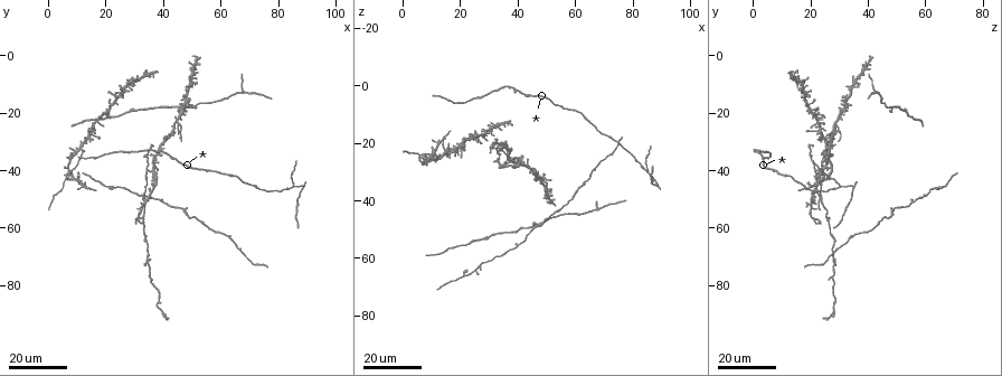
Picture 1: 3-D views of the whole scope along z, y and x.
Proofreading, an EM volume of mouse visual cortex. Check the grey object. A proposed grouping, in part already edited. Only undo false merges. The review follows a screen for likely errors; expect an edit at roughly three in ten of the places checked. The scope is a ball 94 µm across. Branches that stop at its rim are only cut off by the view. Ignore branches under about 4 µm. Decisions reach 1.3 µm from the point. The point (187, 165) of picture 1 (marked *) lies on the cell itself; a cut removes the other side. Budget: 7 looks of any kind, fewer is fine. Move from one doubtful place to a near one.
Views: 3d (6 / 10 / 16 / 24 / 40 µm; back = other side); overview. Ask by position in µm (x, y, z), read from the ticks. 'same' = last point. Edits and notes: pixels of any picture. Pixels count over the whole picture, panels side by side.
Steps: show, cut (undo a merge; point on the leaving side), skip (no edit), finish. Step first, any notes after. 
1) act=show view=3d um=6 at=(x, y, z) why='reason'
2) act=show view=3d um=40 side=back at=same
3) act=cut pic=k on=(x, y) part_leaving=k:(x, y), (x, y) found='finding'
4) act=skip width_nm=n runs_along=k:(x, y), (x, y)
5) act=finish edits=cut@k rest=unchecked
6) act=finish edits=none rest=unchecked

act=show view=3d um=16 at=(45, 24, 29) why='looks like a crossing'

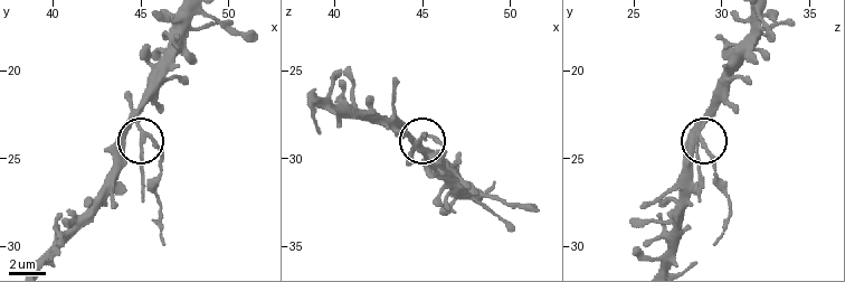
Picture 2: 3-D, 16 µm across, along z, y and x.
act=show view=3d um=6 at=(44.8, 23.2, 28.9)

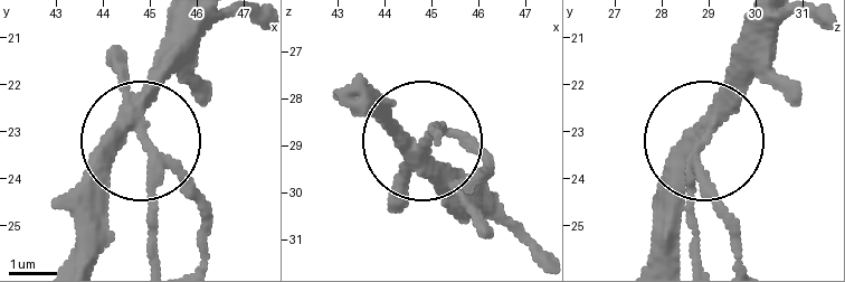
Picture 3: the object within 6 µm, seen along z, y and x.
act=show view=3d um=6 side=back at=(44.95, 23.20, 28.90)

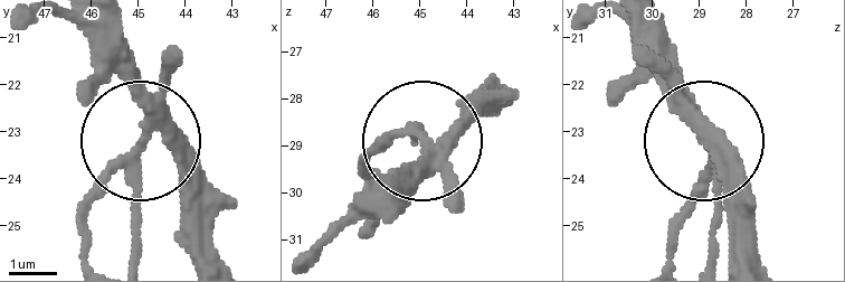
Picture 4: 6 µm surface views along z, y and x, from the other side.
act=cut pic=4 on=(102, 196) part_leaving=4:(148, 143), (92, 212), (87, 260) found='a second cell is stuck on'

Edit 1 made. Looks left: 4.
act=show view=3d um=16 at=(51, 10, 35) why='branch point'

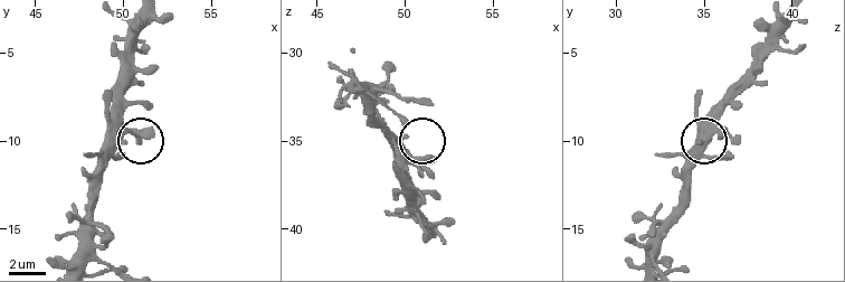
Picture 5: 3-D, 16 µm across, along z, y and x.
act=show view=3d um=10 at=(50.4, 9.5, 36.0)

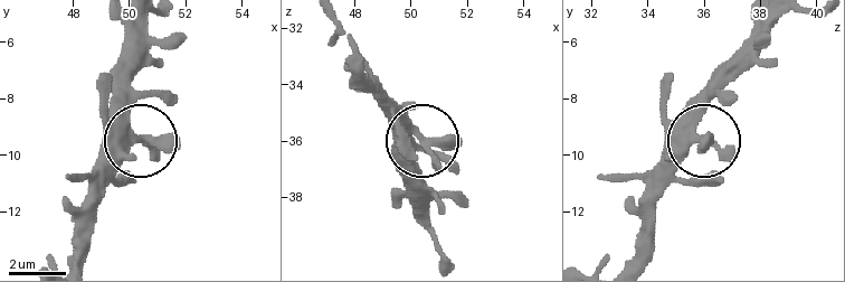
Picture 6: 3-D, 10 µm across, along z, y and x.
act=skip side_arm_um=12 found='continuous, no second cell'

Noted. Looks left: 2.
act=finish edits=cut@4 rest=unchecked

